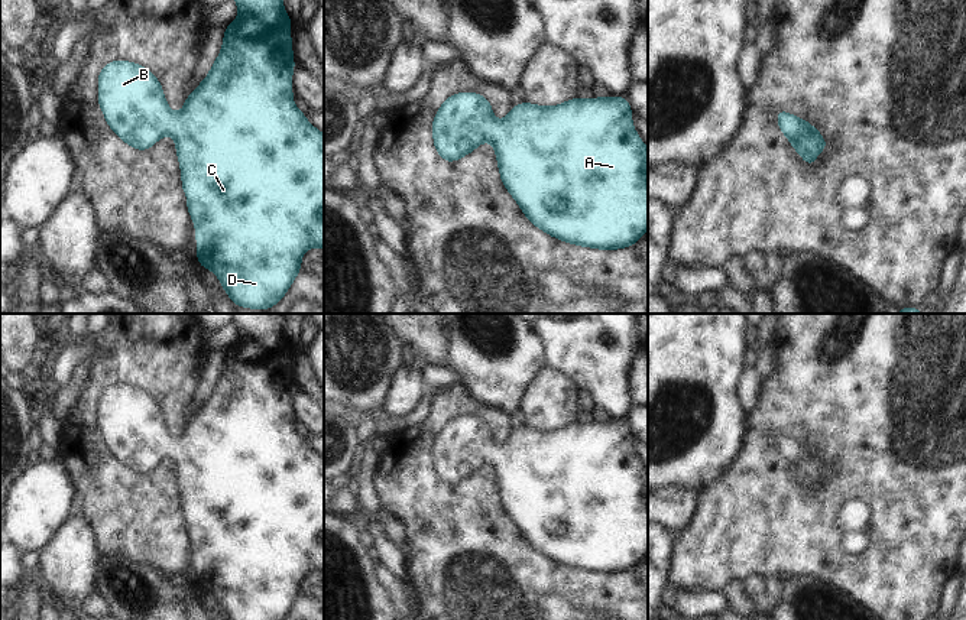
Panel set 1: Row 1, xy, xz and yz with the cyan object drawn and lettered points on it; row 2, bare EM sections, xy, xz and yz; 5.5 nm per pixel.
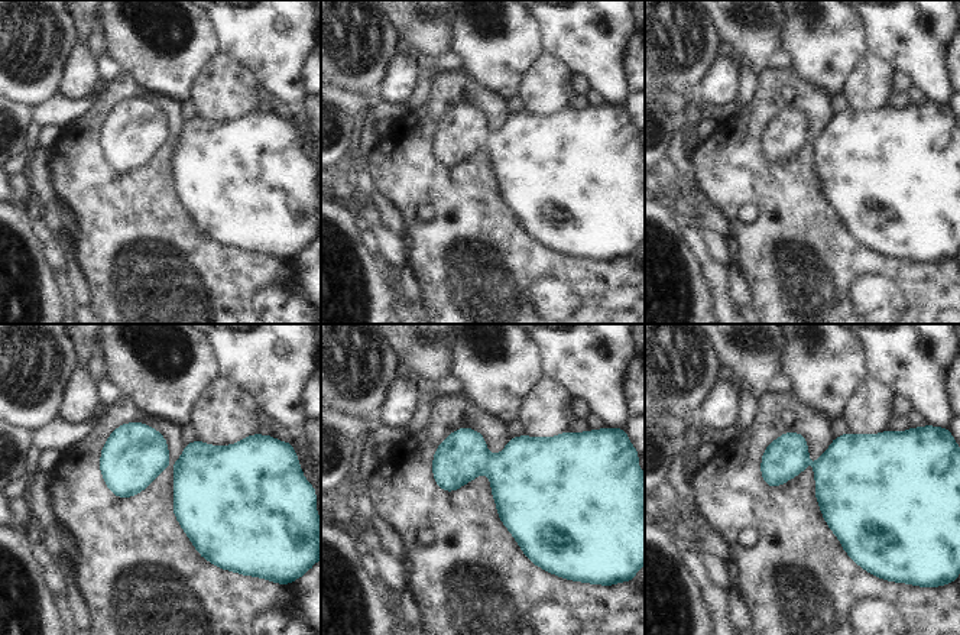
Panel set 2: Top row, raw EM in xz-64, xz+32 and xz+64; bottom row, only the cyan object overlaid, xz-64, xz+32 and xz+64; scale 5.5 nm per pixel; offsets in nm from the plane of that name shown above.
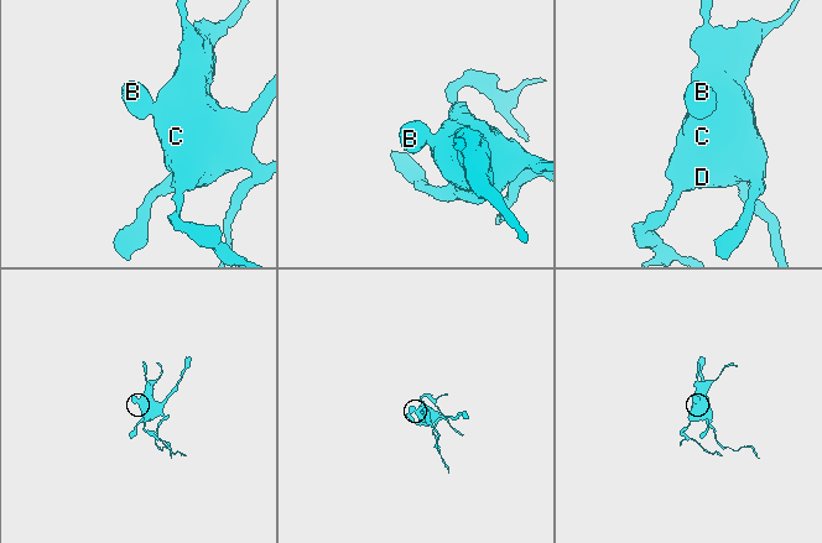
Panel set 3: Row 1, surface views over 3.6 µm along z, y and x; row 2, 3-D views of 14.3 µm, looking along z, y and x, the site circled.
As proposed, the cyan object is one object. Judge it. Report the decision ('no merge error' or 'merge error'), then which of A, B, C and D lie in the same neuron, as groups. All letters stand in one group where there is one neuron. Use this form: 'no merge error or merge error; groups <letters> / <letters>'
no merge error; groups A B C D

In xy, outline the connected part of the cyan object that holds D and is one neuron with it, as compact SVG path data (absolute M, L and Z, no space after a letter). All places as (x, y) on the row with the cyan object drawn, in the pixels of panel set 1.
M236 0L239 6L239 17L236 22L224 27L223 49L214 61L207 78L191 92L184 108L178 114L172 114L165 101L162 85L156 77L145 66L127 61L113 61L103 66L98 75L98 106L110 129L126 143L137 150L146 150L153 146L163 134L175 139L176 155L181 163L182 189L188 195L188 214L194 218L197 231L197 256L198 263L213 270L231 298L236 306L247 306L252 309L263 309L276 305L286 293L291 283L301 270L301 257L309 247L324 249L324 134L321 134L305 119L305 114L295 108L292 98L291 77L295 61L292 58L292 39L288 30L292 20L282 7L283 0Z

